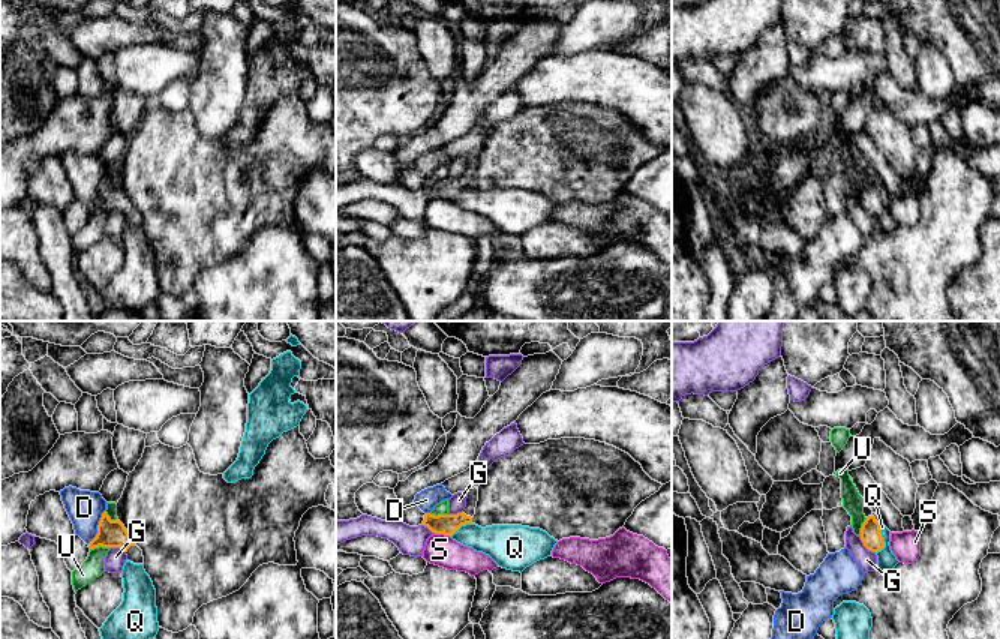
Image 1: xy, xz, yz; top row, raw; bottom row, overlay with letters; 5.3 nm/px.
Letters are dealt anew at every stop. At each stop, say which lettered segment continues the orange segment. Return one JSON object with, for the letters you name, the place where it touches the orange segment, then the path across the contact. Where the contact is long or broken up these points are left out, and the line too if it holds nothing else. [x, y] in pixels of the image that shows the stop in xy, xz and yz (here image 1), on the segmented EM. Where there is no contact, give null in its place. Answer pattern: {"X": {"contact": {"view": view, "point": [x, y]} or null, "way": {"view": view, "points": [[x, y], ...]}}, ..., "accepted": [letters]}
{"accepted": []}

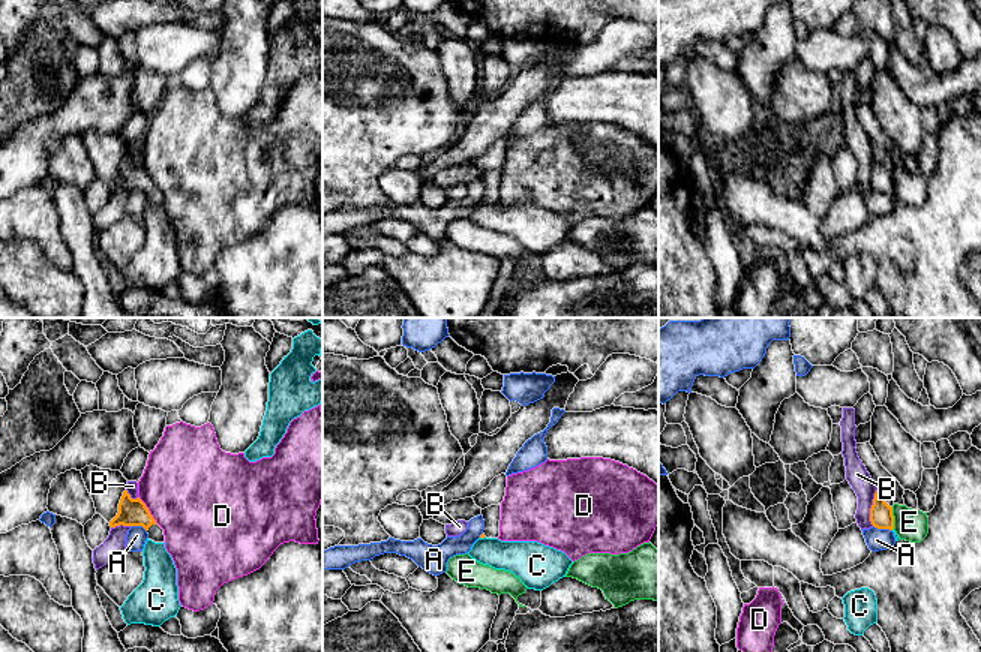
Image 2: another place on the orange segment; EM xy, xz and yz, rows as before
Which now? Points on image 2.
{"accepted": []}

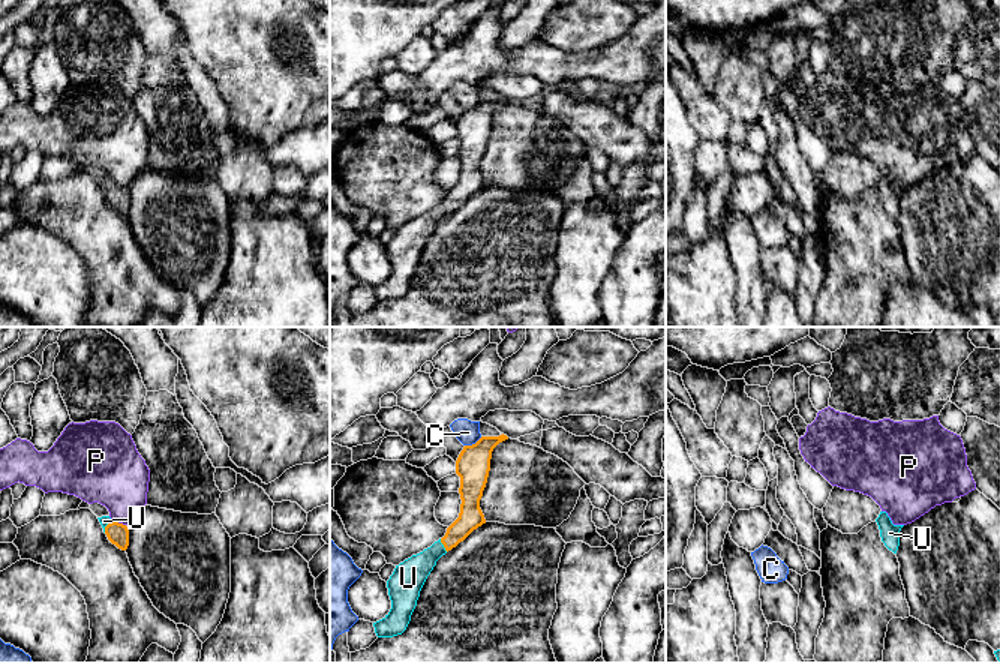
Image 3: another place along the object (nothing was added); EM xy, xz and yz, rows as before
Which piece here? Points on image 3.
{"U": {"contact": {"view": "xz", "point": [443, 543]}, "way": {"view": "xz", "points": [[471, 516], [443, 543], [410, 576]]}}, "accepted": ["U"]}

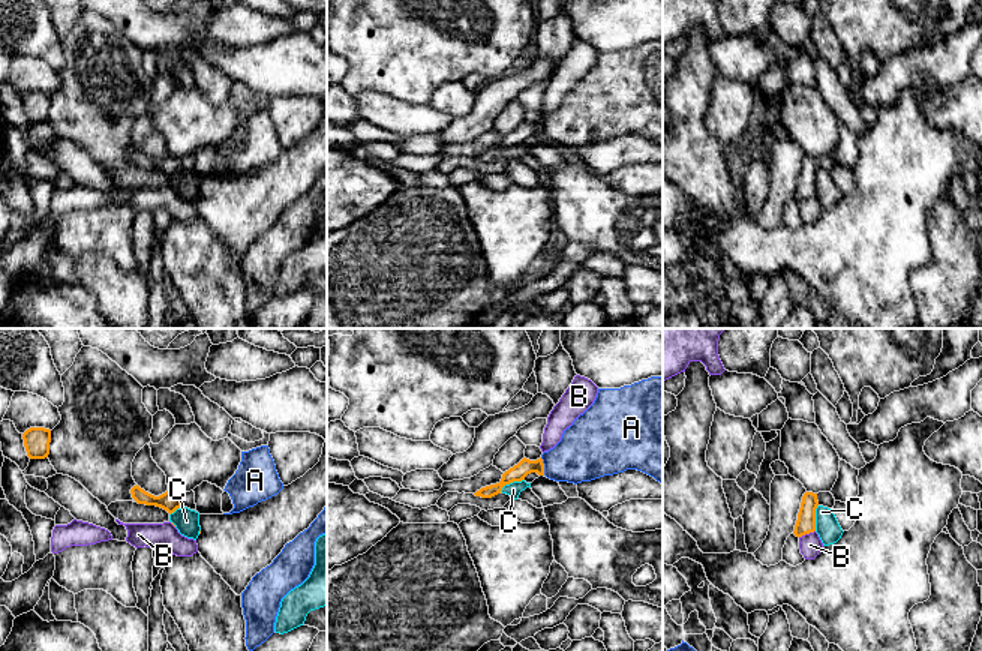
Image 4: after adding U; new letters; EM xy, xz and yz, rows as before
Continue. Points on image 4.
{"accepted": []}

